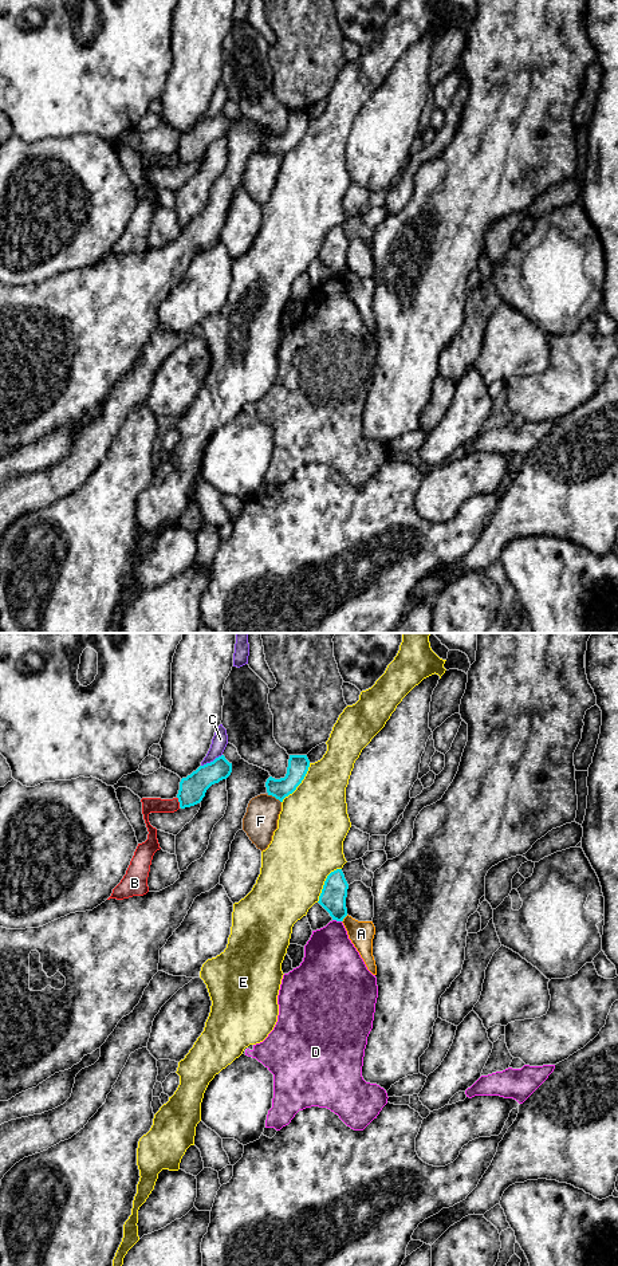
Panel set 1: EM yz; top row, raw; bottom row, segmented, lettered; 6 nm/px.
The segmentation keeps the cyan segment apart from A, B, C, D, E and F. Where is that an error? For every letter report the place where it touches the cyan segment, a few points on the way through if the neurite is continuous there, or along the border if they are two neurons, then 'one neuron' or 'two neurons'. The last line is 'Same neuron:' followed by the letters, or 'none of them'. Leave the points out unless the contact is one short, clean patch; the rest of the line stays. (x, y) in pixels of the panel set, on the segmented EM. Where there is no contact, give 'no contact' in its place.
A: yz (343, 917) | along yz (347, 915), (342, 922) | two neurons
B: yz (178, 801) | two neurons
C: yz (211, 762) | two neurons
D: yz (337, 920) | two neurons
E: yz (300, 782) | two neurons
F: yz (275, 797) | two neurons
Same neuron: none of them

